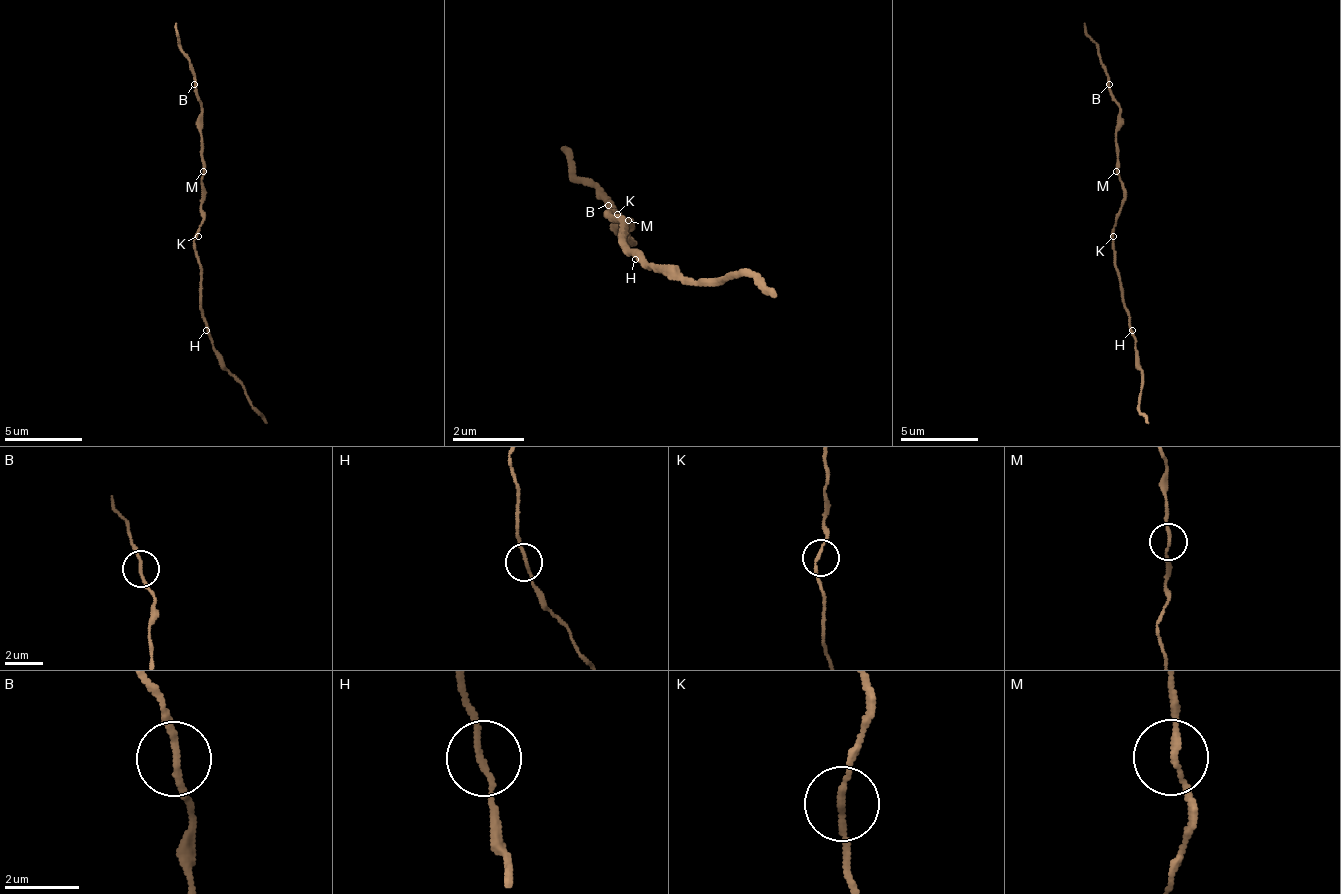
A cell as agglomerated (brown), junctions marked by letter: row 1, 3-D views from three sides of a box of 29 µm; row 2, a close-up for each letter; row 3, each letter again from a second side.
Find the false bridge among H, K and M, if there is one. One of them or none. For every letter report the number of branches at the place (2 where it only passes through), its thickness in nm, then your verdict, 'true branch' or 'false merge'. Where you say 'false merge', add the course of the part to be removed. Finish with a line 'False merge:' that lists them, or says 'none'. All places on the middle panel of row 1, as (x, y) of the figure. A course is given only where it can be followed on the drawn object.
H: 2 | 150 nm | true branch
K: 2 | 150 nm | true branch
M: 2 | 150 nm | true branch
False merge: none

